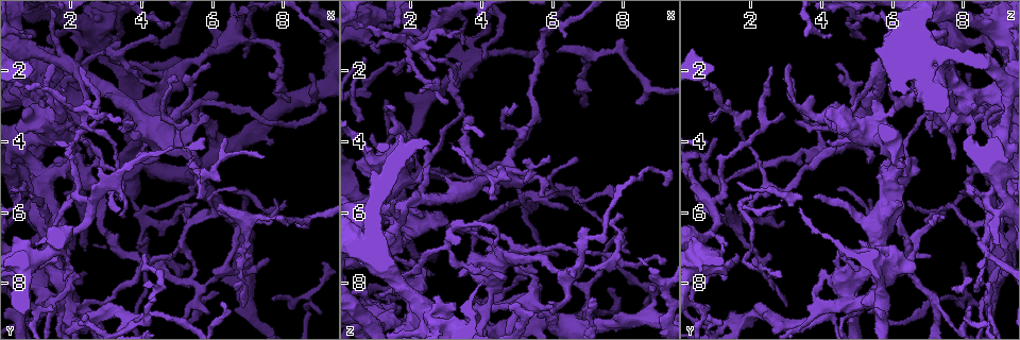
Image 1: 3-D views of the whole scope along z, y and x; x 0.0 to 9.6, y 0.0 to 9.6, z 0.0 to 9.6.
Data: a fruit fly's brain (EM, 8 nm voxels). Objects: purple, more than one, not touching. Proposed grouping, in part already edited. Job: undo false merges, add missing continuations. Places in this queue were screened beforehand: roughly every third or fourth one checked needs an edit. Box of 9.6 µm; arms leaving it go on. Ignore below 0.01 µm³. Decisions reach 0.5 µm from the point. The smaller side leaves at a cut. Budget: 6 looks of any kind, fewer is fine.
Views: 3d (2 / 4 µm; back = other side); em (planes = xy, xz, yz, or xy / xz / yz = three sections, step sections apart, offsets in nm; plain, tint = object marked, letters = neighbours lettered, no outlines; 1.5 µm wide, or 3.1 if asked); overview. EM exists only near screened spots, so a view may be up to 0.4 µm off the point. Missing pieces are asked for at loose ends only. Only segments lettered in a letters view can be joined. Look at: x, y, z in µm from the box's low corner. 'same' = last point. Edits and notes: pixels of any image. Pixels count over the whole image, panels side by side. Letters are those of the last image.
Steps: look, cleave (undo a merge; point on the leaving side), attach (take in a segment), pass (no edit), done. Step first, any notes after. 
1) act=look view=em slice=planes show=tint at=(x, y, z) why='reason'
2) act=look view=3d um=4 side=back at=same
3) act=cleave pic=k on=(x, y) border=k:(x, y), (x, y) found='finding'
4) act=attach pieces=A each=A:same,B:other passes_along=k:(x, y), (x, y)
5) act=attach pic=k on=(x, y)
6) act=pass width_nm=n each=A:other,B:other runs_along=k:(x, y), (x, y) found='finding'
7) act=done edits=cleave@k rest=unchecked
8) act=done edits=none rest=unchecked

act=look view=em slice=planes show=tint at=(5.35, 6.30, 6.95) why='long arm stops here'

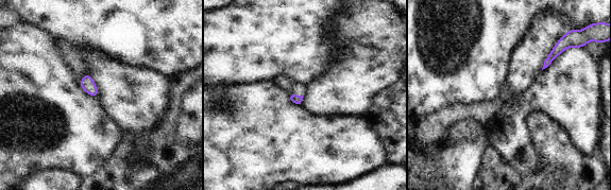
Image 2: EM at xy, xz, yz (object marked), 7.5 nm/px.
act=look view=em slice=planes show=letters at=same

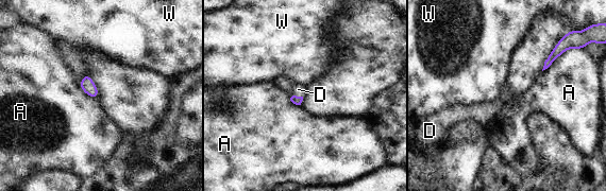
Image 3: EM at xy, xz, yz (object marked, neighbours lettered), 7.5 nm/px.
act=attach pieces=D each=A:other,D:same,W:other passes_along=3:(296, 100), (298, 97), (298, 89) found='the neuron continues'

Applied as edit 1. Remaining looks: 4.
act=look view=3d um=4 at=(5.85, 8.90, 5.30) why='branch stops here'

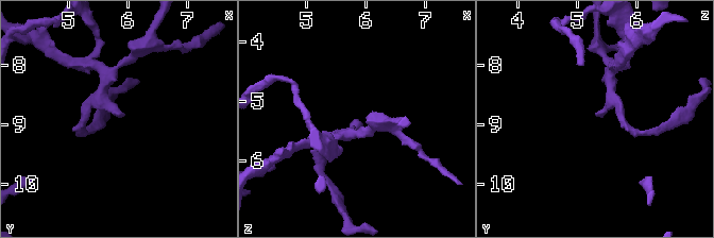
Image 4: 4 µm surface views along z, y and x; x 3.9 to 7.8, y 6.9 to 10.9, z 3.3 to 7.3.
act=look view=em slice=yz step=8 show=letters at=(5.80, 8.85, 5.35) why='now the EM'

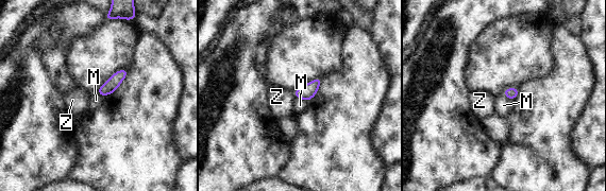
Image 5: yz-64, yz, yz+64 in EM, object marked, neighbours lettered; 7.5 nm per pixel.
act=look view=em slice=planes show=letters at=same why='another direction'

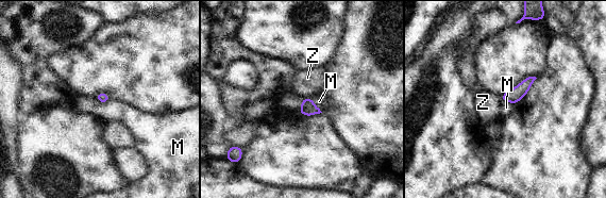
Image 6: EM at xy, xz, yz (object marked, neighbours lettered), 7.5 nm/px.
act=attach pieces=Z each=M:other,Z:same passes_along=6:(308, 108), (306, 97), (305, 83) found='it goes on there'

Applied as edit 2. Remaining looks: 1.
act=done edits=attach@3,attach@6 rest=unchecked

